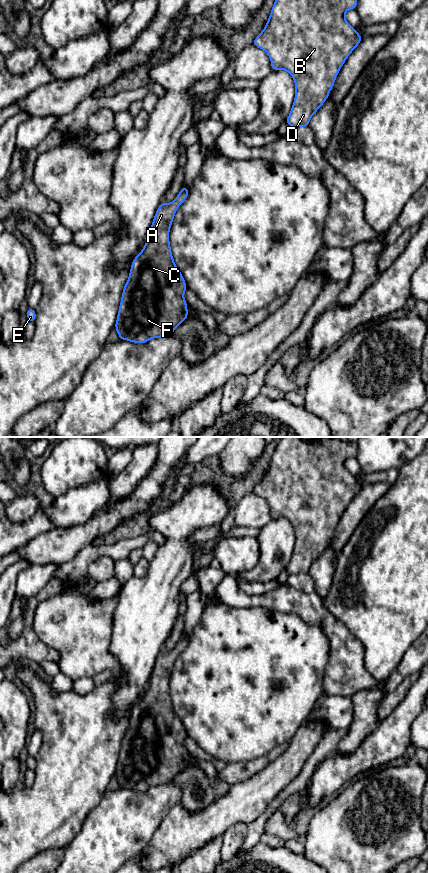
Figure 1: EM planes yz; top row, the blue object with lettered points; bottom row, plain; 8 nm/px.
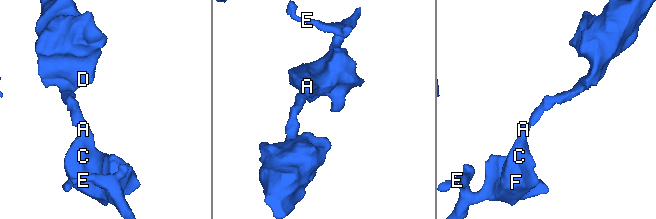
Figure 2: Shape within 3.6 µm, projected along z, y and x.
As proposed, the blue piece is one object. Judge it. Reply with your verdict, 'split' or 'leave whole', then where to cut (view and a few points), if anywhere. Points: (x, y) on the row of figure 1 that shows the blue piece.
leave whole; no cut

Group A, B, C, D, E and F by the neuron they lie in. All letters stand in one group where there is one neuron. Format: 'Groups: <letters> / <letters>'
Groups: A B C D E F

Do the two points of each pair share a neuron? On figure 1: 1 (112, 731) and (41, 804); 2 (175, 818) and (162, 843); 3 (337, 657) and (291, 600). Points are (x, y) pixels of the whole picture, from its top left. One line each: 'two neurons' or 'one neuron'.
1: one neuron
2: one neuron
3: one neuron

